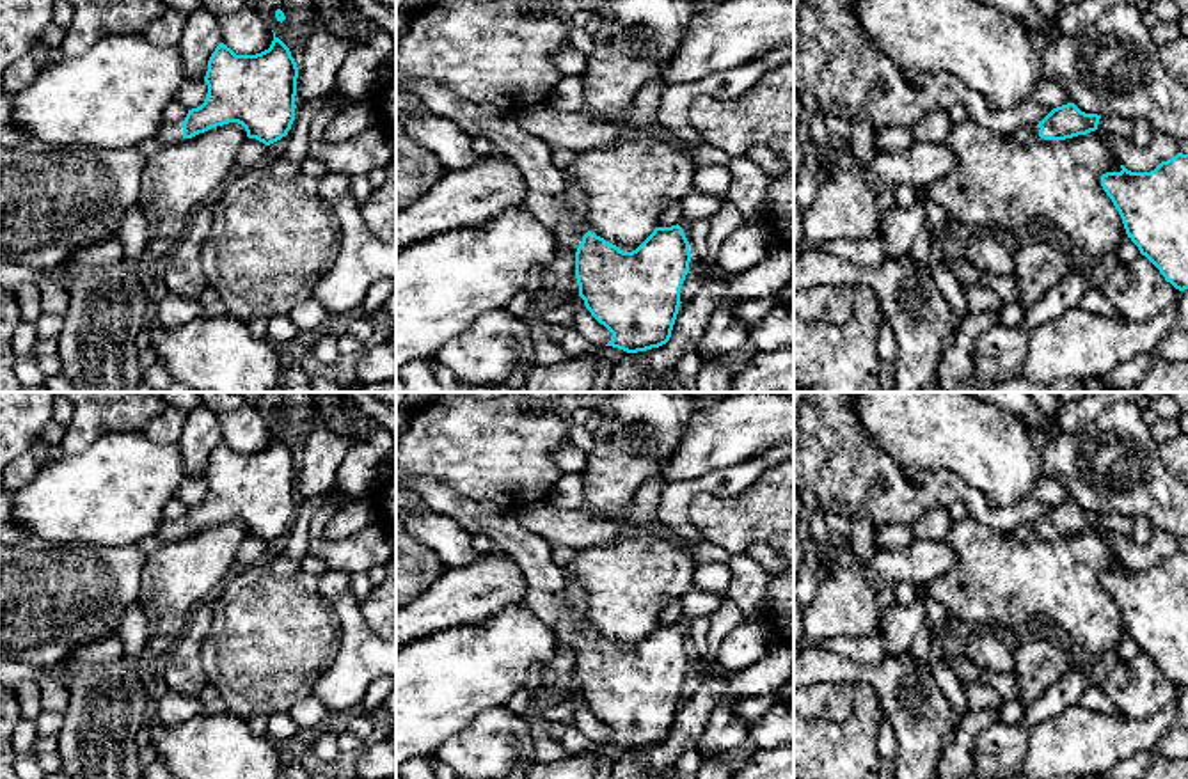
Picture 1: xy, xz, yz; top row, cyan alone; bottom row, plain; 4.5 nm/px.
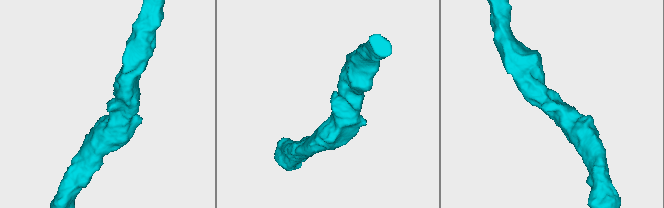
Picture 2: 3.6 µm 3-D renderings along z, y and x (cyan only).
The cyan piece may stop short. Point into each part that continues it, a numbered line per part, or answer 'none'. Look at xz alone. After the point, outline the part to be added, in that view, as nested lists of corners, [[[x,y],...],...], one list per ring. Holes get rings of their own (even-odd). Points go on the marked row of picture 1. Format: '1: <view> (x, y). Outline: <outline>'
1: xz (546, 197). Outline: [[[398,66],[396,89],[416,92],[428,112],[453,121],[469,137],[490,140],[495,151],[520,169],[527,183],[526,206],[531,215],[554,232],[558,247],[579,247],[590,227],[586,220],[572,215],[566,174],[554,165],[554,149],[545,138],[522,130],[515,115],[465,103],[433,80],[408,78]]]

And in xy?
1: xy (169, 133). Outline: [[[162,124],[156,137],[163,142],[163,146],[178,144],[183,140],[183,126]]]

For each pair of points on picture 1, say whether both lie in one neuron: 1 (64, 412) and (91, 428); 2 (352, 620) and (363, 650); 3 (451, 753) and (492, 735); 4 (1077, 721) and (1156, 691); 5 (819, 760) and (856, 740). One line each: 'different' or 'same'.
1: different
2: same
3: same
4: different
5: same

